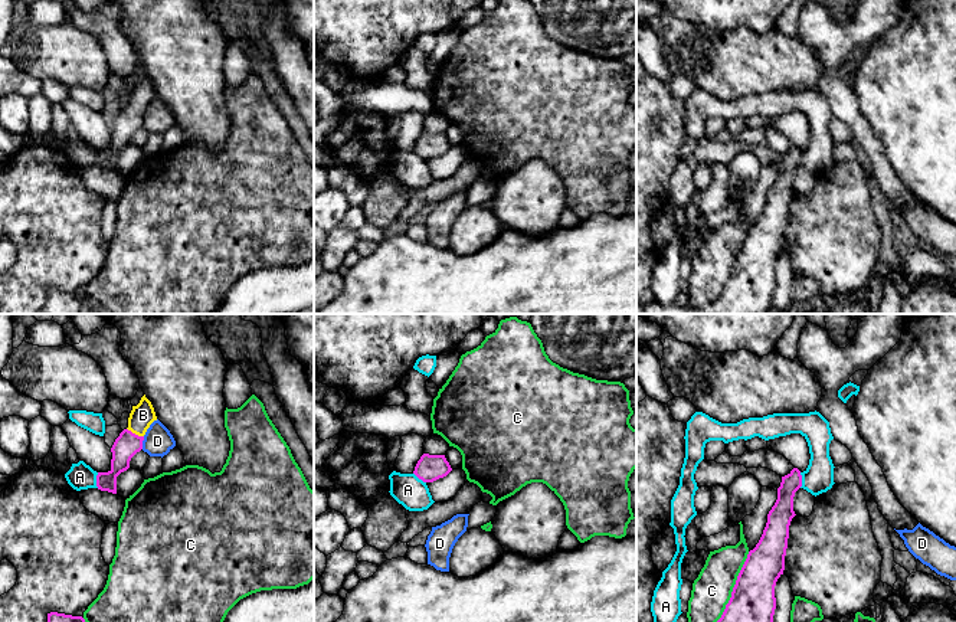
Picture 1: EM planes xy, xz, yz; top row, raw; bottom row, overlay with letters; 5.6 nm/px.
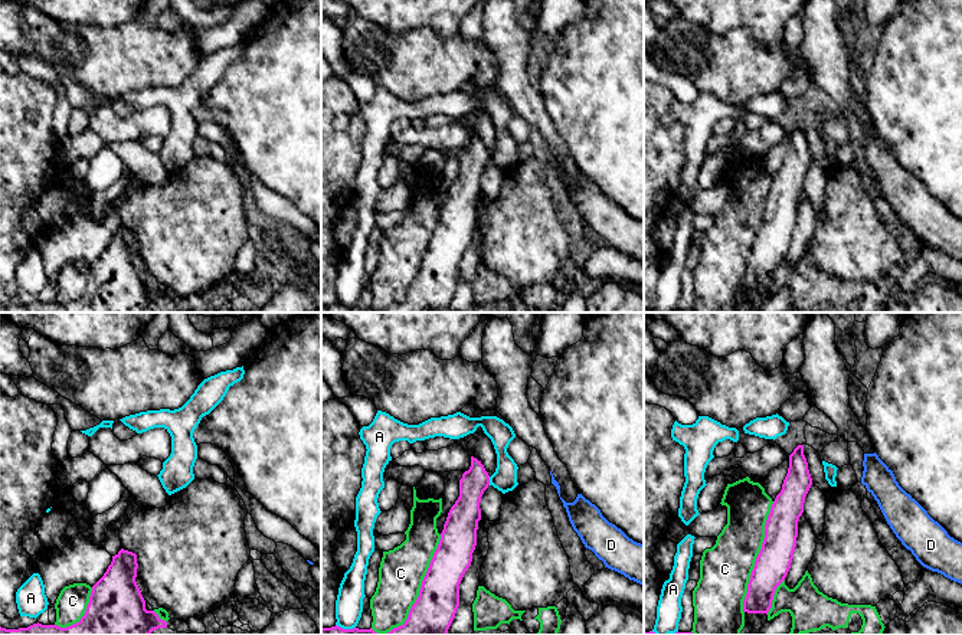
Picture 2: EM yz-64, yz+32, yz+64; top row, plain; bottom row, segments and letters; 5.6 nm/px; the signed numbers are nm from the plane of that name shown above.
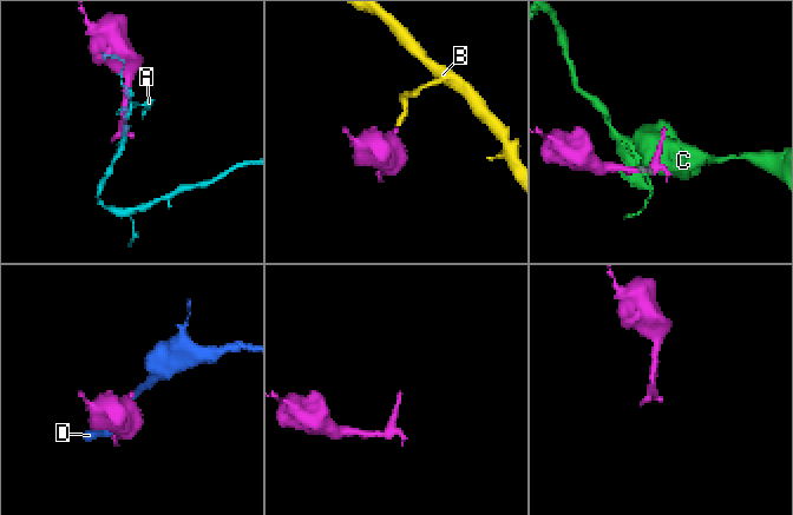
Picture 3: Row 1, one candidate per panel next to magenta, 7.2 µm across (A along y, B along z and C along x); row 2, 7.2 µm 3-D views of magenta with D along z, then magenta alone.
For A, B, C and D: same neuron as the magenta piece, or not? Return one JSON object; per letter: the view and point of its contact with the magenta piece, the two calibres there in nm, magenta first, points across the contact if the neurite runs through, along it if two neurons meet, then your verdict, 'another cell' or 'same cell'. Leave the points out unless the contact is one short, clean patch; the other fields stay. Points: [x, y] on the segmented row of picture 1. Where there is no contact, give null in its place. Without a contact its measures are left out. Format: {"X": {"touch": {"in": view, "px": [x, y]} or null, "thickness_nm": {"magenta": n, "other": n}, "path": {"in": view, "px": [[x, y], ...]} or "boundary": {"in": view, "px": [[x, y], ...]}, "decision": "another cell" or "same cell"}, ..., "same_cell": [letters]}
{"A": {"touch": {"in": "xy", "px": [97, 480]}, "thickness_nm": {"magenta": 140, "other": 140}, "decision": "another cell"}, "B": {"touch": {"in": "xy", "px": [134, 434]}, "thickness_nm": {"magenta": 140, "other": 140}, "path": {"in": "xy", "px": [[127, 444], [134, 434], [143, 415]]}, "decision": "same cell"}, "C": {"touch": {"in": "yz", "px": [734, 586]}, "thickness_nm": {"magenta": 240, "other": 220}, "decision": "another cell"}, "D": {"touch": {"in": "xy", "px": [141, 442]}, "thickness_nm": {"magenta": 140, "other": 160}, "boundary": {"in": "xy", "px": [[144, 436], [141, 448]]}, "decision": "another cell"}, "same_cell": ["B"]}

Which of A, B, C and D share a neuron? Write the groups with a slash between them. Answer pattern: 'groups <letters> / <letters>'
groups A / B / C / D

